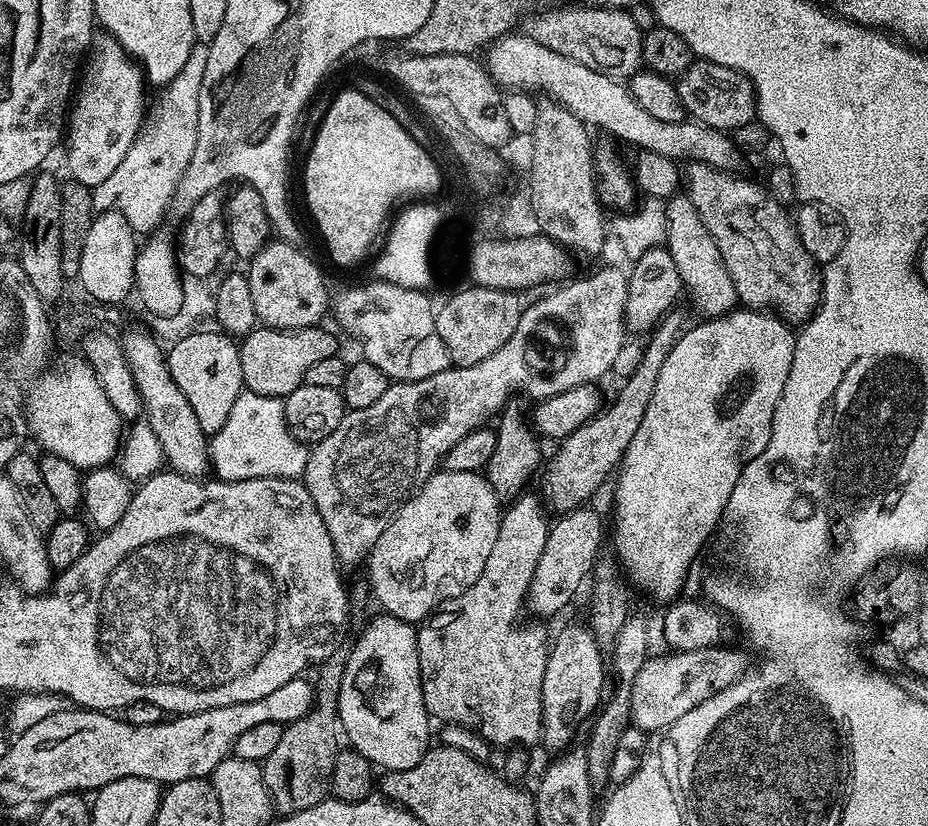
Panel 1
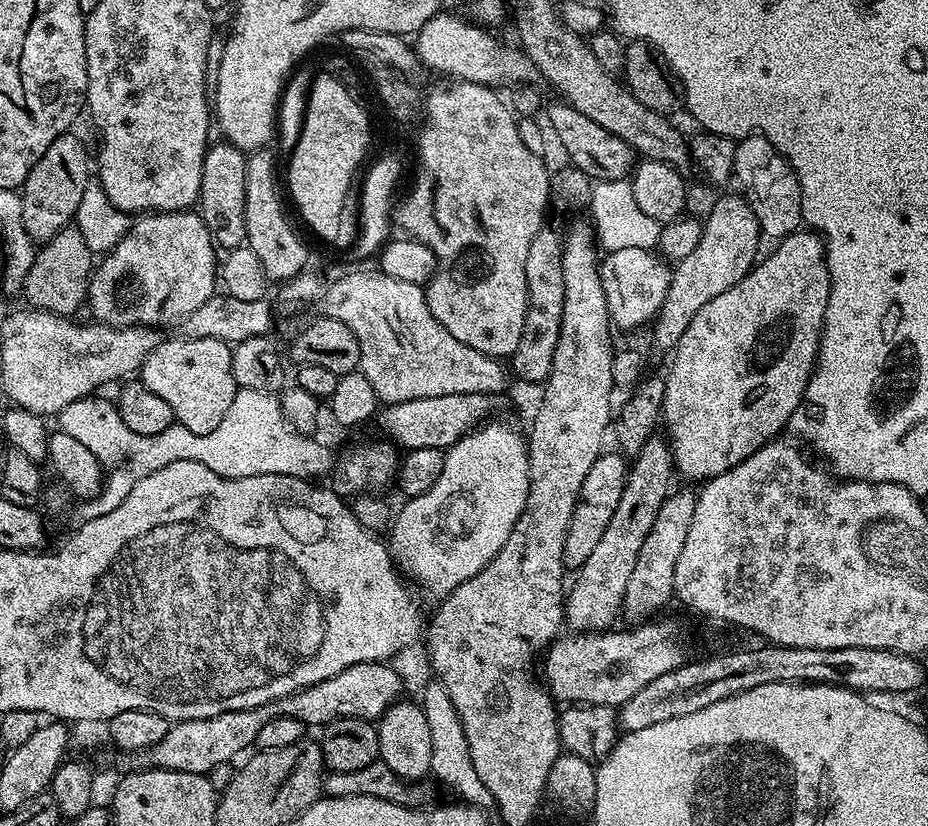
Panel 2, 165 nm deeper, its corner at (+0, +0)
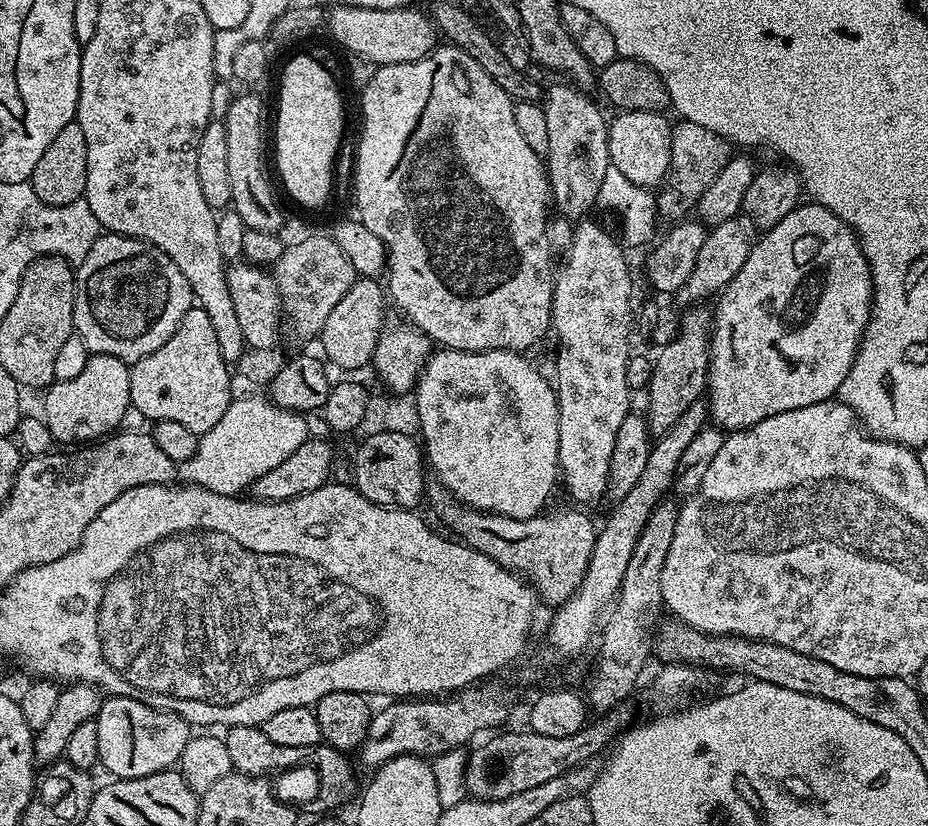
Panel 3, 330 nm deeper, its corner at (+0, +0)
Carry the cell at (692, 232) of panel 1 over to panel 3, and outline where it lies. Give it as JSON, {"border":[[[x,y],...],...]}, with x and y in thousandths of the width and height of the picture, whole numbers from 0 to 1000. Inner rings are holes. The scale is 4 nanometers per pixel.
{"border":[[[668,136],[658,142],[655,153],[657,196],[685,225],[710,229],[720,208],[725,151],[720,150],[718,142],[716,136]]]}

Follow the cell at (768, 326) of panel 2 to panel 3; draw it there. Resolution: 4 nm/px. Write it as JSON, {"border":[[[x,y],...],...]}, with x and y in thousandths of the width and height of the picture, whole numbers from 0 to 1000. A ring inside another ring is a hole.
{"border":[[[863,245],[856,254],[851,254],[851,259],[847,259],[847,264],[843,264],[843,269],[827,277],[816,289],[804,317],[800,317],[800,327],[791,332],[791,337],[780,347],[780,352],[775,355],[770,368],[761,471],[761,479],[765,485],[765,504],[780,521],[810,518],[817,511],[821,511],[821,506],[830,506],[847,496],[860,496],[864,492],[877,492],[887,484],[898,483],[904,476],[907,458],[912,458],[912,453],[916,453],[916,443],[920,443],[922,426],[931,409],[931,396],[935,393],[940,381],[940,329],[936,328],[935,315],[927,300],[927,291],[912,268],[903,264],[903,259],[890,254],[890,249],[878,245]]]}

